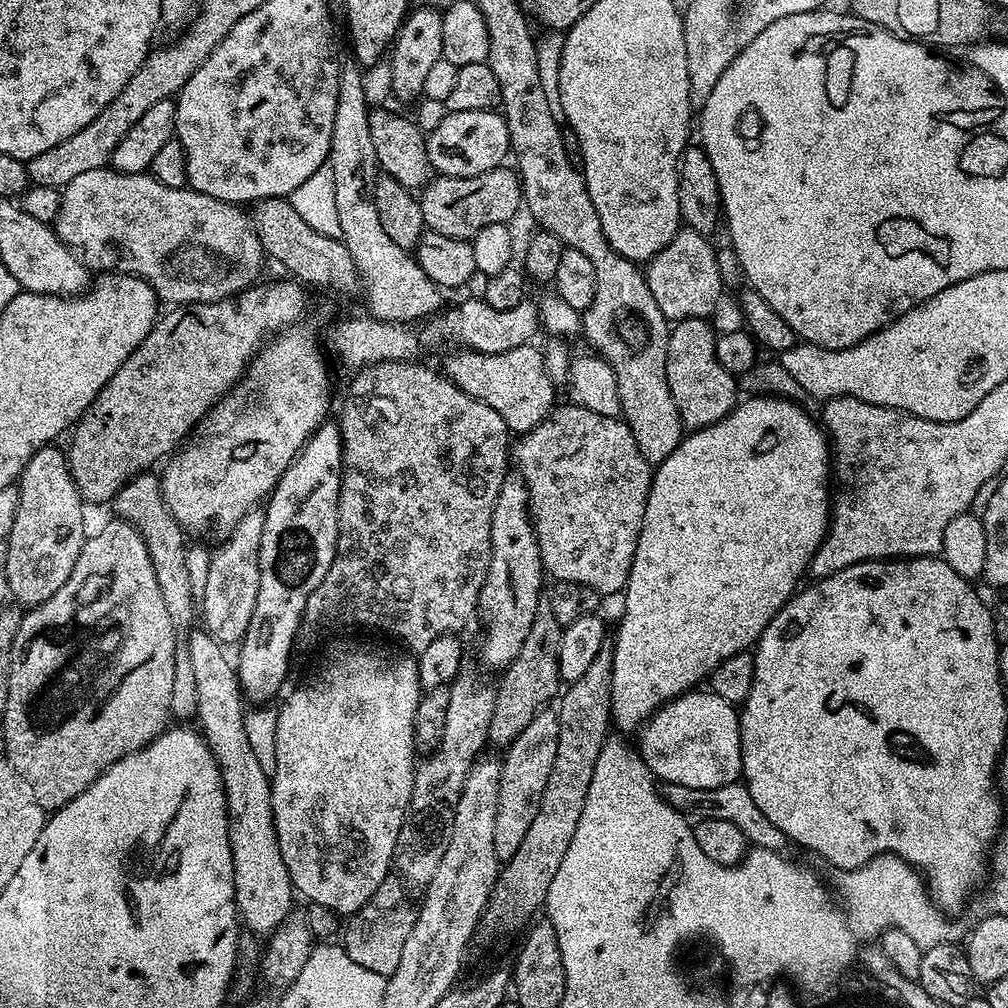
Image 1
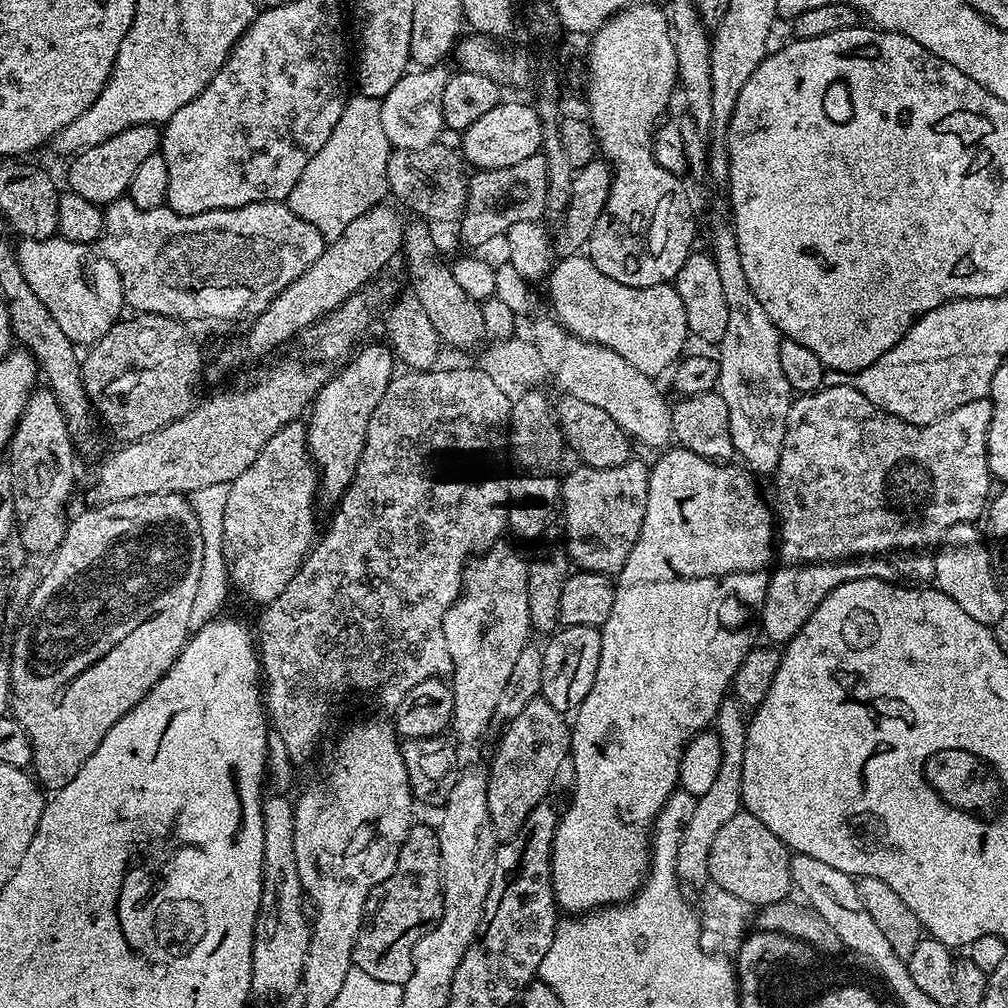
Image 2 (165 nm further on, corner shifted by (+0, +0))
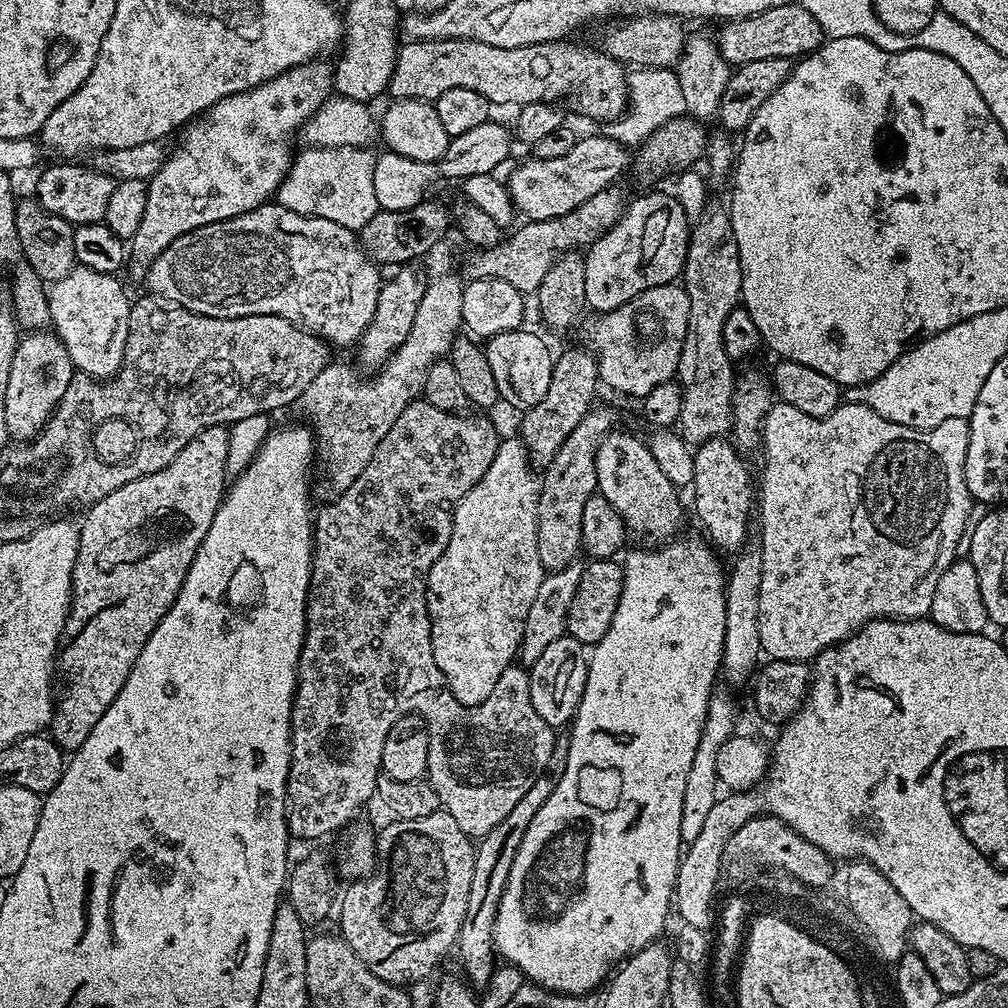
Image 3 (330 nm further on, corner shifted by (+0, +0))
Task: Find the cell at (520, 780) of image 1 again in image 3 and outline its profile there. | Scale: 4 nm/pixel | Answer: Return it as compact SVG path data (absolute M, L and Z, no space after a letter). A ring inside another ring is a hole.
M421 398L415 400L410 406L406 406L406 410L402 410L402 414L398 414L398 422L394 422L394 426L390 426L390 434L386 434L386 438L382 438L382 442L378 442L378 450L374 450L374 458L370 458L370 462L366 462L366 470L362 470L362 474L358 474L358 478L354 478L352 485L339 493L335 497L333 504L328 504L324 509L317 511L314 516L314 539L312 541L312 577L308 583L308 605L306 606L306 630L304 631L304 645L300 651L300 661L296 667L296 693L292 699L292 749L290 750L290 770L288 771L288 835L300 840L320 840L323 836L328 836L331 832L342 827L356 811L359 810L360 804L364 804L368 799L377 795L376 782L380 779L382 773L380 771L380 751L382 750L382 742L386 742L386 734L388 733L388 725L390 723L391 714L415 714L423 716L425 724L428 726L428 771L426 779L432 788L438 794L443 811L450 814L450 818L454 818L454 822L458 822L458 826L462 826L462 830L466 835L473 838L484 836L490 830L494 830L494 826L498 826L502 822L502 818L506 818L506 814L510 814L510 810L514 810L515 804L522 799L522 794L526 794L526 790L530 790L530 786L534 786L534 782L538 779L538 774L542 774L542 770L546 766L546 762L550 758L550 754L554 750L554 742L556 741L556 732L541 716L538 710L534 710L534 702L530 702L530 682L528 681L528 672L523 667L513 666L508 668L502 678L498 678L498 686L494 686L494 694L490 694L490 698L486 698L486 702L482 702L478 706L466 706L462 702L458 702L458 698L454 698L454 694L450 694L446 678L442 674L442 670L438 670L438 662L434 662L434 654L432 653L432 643L430 642L430 626L432 623L428 620L428 603L426 602L426 579L430 566L434 566L434 562L442 554L442 550L446 550L446 542L450 542L450 530L452 529L452 511L456 509L456 503L466 495L469 490L482 478L482 474L486 474L486 470L490 470L490 462L494 462L494 454L498 450L502 436L496 433L496 428L487 420L487 415L476 414L480 416L468 416L469 414L461 414L458 412L447 412L440 410L438 406L428 403L427 400Z

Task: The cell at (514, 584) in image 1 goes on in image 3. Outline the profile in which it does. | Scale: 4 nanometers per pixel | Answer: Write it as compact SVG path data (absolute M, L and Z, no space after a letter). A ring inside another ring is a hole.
M587 347L584 348L568 348L561 356L555 357L553 377L546 394L536 406L523 413L524 421L520 424L518 436L526 446L528 459L537 469L547 468L554 454L558 454L558 446L570 438L574 426L578 426L588 409L593 407L596 384L601 383L600 371L595 355Z

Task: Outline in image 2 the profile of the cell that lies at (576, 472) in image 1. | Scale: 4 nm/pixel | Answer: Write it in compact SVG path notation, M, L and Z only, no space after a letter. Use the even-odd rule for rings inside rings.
M635 458L612 468L589 468L579 466L567 477L563 477L560 485L559 503L564 504L564 540L569 561L577 569L586 572L597 572L603 576L615 577L626 566L626 558L630 558L630 550L634 550L634 542L638 542L638 534L642 530L642 522L646 518L646 502L650 494L648 474L649 465Z

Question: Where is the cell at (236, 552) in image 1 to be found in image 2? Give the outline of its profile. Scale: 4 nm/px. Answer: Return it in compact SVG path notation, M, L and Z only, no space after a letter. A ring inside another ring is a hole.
M300 422L282 426L280 430L262 446L258 458L238 474L228 485L226 494L226 519L222 525L224 539L224 558L228 563L228 578L233 589L236 588L257 606L274 602L290 578L299 570L314 544L316 512L312 507L318 504L318 473L308 452L308 433Z

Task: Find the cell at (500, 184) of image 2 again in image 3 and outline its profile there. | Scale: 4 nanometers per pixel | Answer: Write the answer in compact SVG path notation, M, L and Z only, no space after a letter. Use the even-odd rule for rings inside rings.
M601 134L577 139L568 154L560 158L537 160L528 158L506 177L509 195L515 211L528 220L549 220L570 214L582 202L594 198L602 190L613 187L616 178L630 168L630 152L618 141Z

